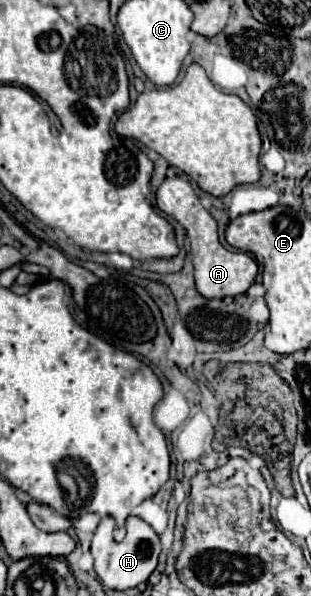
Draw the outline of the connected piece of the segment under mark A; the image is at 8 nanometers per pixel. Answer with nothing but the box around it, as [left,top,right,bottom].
[157,176,257,298]

